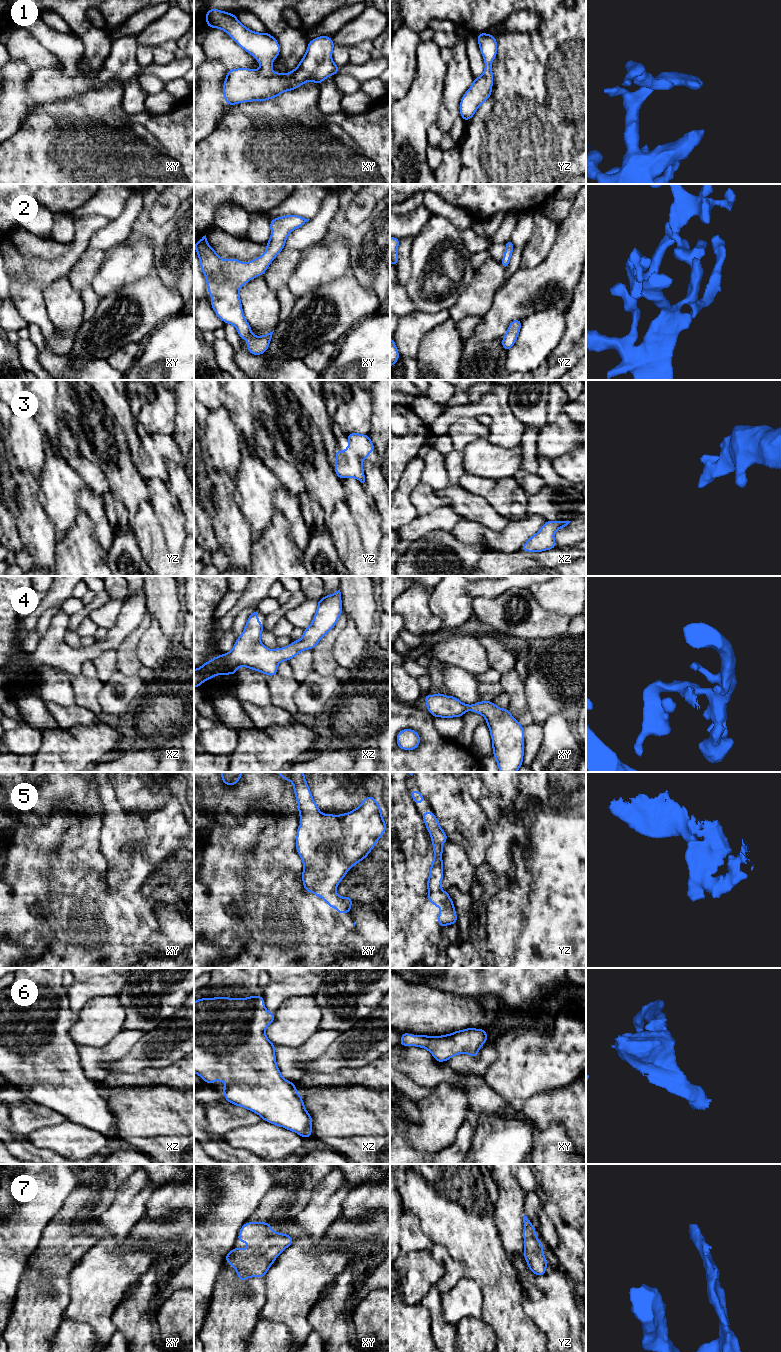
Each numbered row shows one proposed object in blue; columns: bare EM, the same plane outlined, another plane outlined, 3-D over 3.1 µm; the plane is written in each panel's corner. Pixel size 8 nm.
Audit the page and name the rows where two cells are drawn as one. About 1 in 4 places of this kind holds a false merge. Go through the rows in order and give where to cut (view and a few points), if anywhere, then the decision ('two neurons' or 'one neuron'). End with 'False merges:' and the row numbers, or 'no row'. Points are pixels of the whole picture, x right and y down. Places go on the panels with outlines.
1: no cut | one neuron
2: no cut | one neuron
3: no cut | one neuron
4: no cut | one neuron
5: no cut | one neuron
6: no cut | one neuron
7: no cut | one neuron
False merges: no row

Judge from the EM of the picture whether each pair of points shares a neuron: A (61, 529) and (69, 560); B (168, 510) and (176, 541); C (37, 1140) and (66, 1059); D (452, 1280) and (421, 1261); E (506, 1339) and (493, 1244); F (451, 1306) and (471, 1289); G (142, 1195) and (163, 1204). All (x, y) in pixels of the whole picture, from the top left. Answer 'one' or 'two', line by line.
A: two
B: one
C: two
D: two
E: one
F: one
G: two

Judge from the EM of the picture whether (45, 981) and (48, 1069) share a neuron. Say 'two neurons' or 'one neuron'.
one neuron

